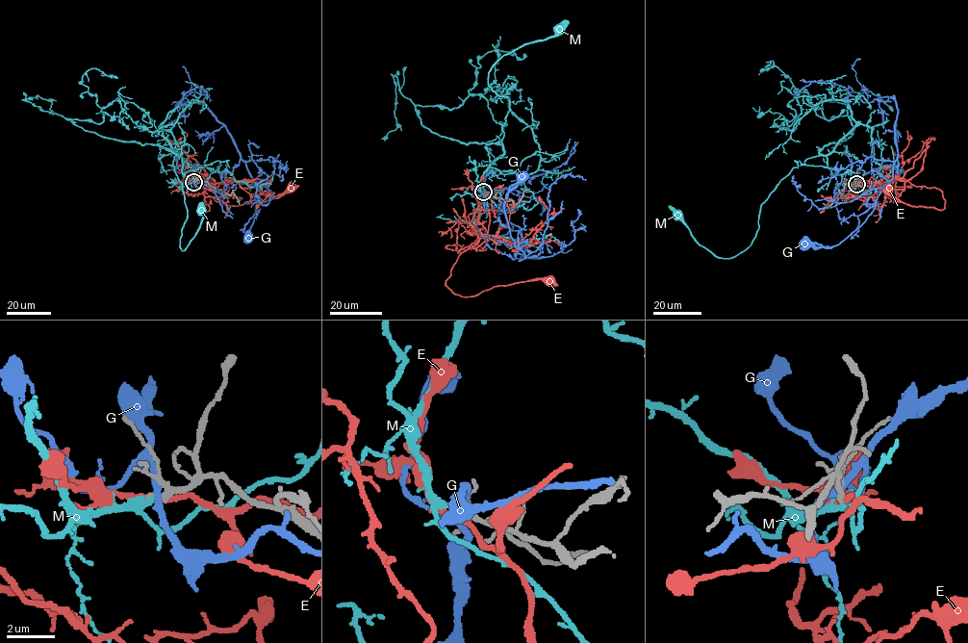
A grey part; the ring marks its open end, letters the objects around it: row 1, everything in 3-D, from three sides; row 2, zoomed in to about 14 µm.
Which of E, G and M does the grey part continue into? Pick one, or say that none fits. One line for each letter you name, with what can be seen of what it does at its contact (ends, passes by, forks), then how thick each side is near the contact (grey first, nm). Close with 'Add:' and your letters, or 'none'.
M: It passes by. Thickness 190 nm (grey) against 280 nm
Add: M

